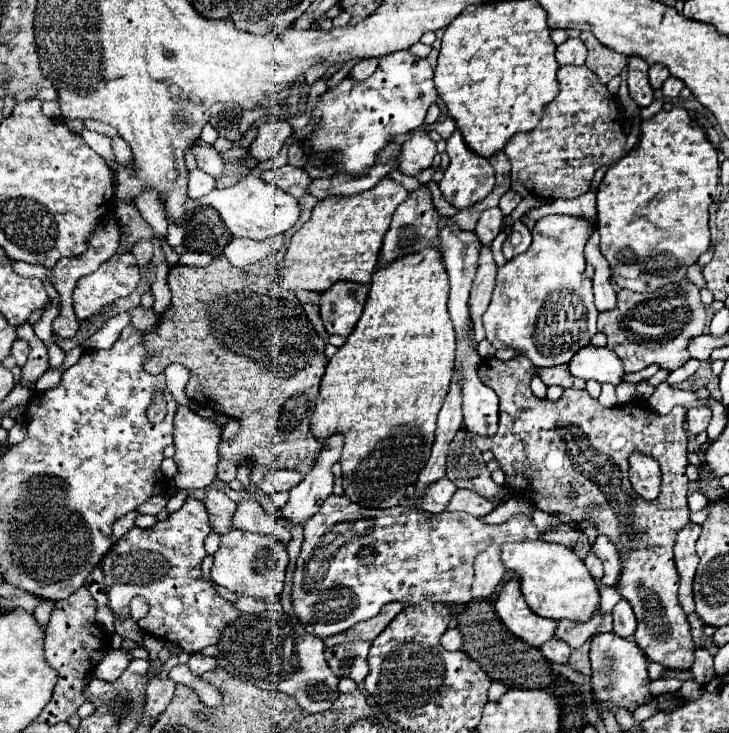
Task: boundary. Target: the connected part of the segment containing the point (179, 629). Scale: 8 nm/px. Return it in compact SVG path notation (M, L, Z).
M189 496L177 512L169 514L153 528L139 530L133 526L123 534L101 562L105 576L103 584L113 616L127 620L131 616L131 598L143 596L149 604L149 612L139 620L139 628L147 634L165 642L175 642L187 654L215 644L221 636L221 628L241 616L241 612L221 598L201 574L201 562L207 556L203 542L209 532L205 506L201 500Z

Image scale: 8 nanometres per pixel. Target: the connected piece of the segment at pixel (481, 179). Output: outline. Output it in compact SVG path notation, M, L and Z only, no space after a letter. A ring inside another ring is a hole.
M457 130L447 140L447 154L449 154L451 162L443 170L443 178L439 182L439 190L441 190L443 198L459 210L469 208L471 204L483 200L495 186L495 170L491 168L491 164L483 156L479 156L471 148L467 148L461 132L457 132Z

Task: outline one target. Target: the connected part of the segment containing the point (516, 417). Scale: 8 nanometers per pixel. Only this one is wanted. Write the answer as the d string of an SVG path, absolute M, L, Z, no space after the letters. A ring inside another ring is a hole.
M515 356L511 360L485 358L479 366L479 378L483 384L495 390L499 396L499 430L493 436L473 436L467 432L467 440L477 444L479 450L491 450L505 472L505 486L517 496L527 498L535 508L543 512L561 512L567 514L573 522L591 522L597 534L607 534L615 540L619 548L621 560L621 576L615 590L633 606L637 616L635 640L639 648L649 656L649 660L659 662L671 670L689 670L695 656L695 646L689 632L687 616L677 600L679 576L673 562L673 544L677 532L689 522L687 508L687 436L683 430L685 408L675 406L669 414L661 416L651 412L649 408L629 402L623 406L603 408L595 398L591 398L585 390L567 388L557 402L537 398L531 388L531 376L535 374L535 366L527 356ZM633 452L653 456L661 466L661 496L657 500L641 500L637 492L633 492L627 476L627 458ZM641 586L647 586L651 592L641 594Z

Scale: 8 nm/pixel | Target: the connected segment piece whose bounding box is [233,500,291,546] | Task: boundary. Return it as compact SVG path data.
M241 500L237 504L237 512L233 516L233 528L249 530L255 534L271 534L279 538L285 546L291 542L291 532L277 524L257 502L253 500Z

